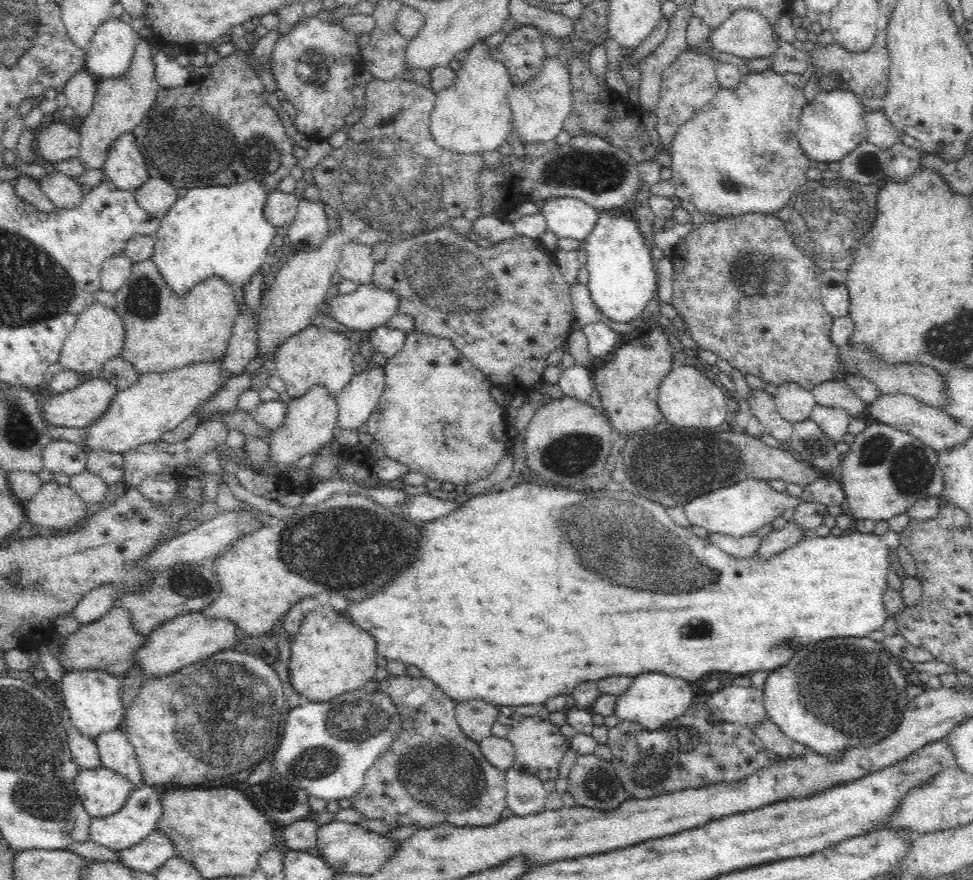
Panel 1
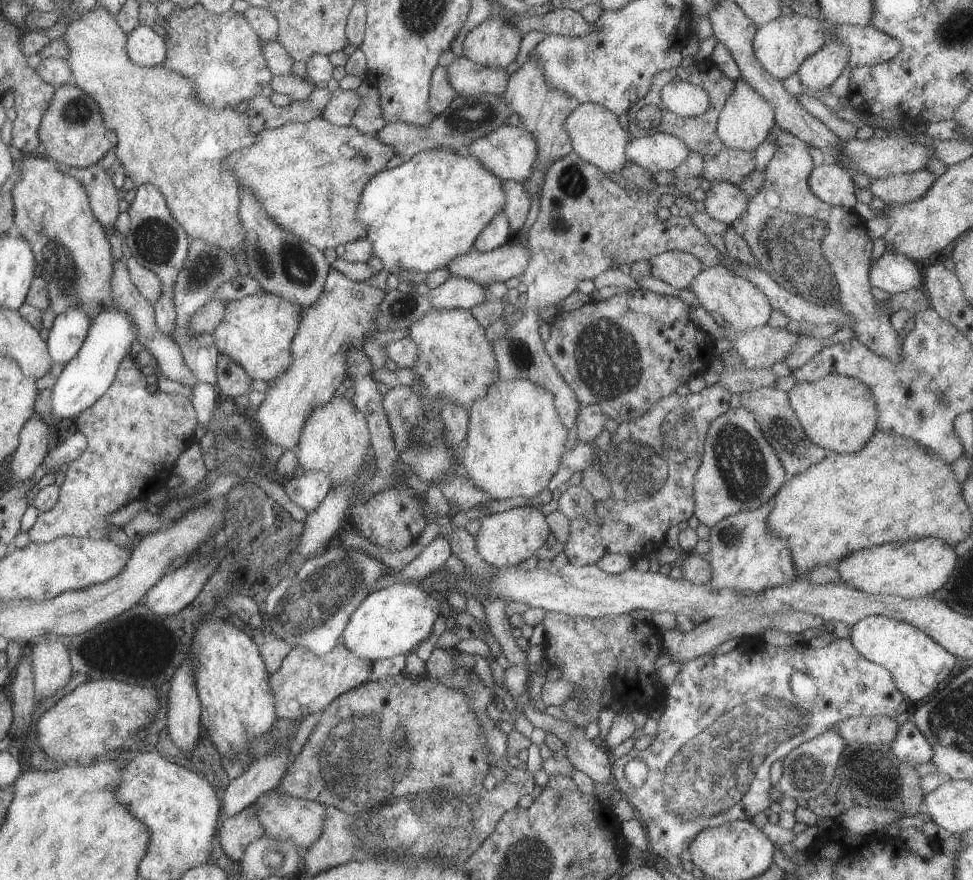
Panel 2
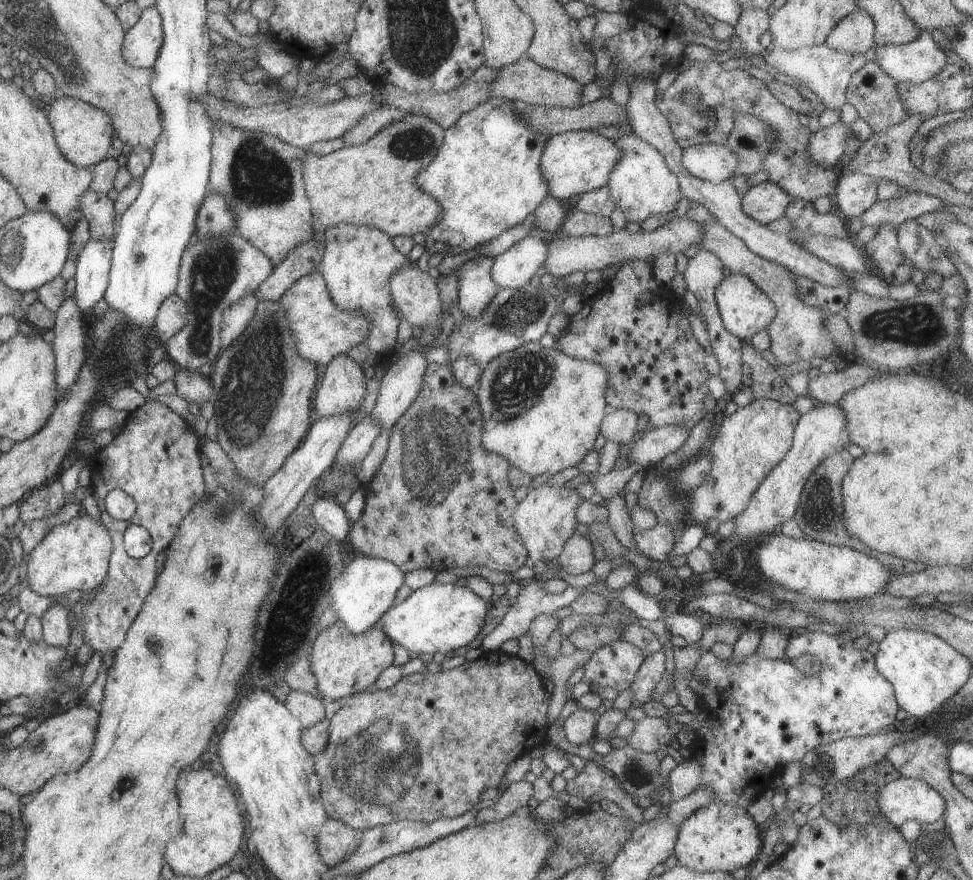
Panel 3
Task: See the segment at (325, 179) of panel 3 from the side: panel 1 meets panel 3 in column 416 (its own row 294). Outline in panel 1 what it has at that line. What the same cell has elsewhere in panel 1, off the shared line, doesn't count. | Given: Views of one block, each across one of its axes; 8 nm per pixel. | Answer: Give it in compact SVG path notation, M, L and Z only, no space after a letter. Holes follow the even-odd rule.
M151 258L133 263L131 276L126 284L114 293L116 314L123 320L125 341L120 351L120 357L127 360L142 374L170 372L180 366L212 362L226 354L230 337L233 333L234 322L238 316L237 302L234 297L235 289L224 278L206 278L188 290L184 296L178 296L162 278L157 266Z

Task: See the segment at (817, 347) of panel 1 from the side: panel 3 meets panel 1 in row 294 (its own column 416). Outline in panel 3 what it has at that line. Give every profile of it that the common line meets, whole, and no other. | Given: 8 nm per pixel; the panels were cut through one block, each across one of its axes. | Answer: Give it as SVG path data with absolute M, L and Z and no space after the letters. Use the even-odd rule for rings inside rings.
M494 652L484 653L473 662L465 661L462 665L446 671L429 673L427 670L403 676L398 684L389 689L368 689L347 697L344 706L329 719L329 743L327 747L316 755L313 762L317 770L316 776L321 778L324 808L330 819L345 822L350 828L372 829L376 825L388 825L388 816L393 823L402 818L416 821L414 812L418 812L418 821L434 822L439 818L454 818L468 812L480 798L480 792L486 788L498 788L505 777L508 765L518 757L530 754L533 748L542 746L548 740L548 704L551 696L546 691L544 677L535 669L532 662L525 661L516 655Z

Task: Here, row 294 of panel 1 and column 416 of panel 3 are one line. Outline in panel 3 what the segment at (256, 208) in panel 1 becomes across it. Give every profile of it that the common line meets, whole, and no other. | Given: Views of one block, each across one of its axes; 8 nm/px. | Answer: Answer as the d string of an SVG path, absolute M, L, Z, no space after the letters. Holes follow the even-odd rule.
M491 96L486 103L475 106L460 116L454 126L445 130L444 144L435 159L415 178L417 186L433 196L442 207L441 218L426 234L424 248L428 254L451 256L490 242L534 213L545 197L551 194L549 182L541 173L541 158L550 136L529 127L522 116L513 101Z

